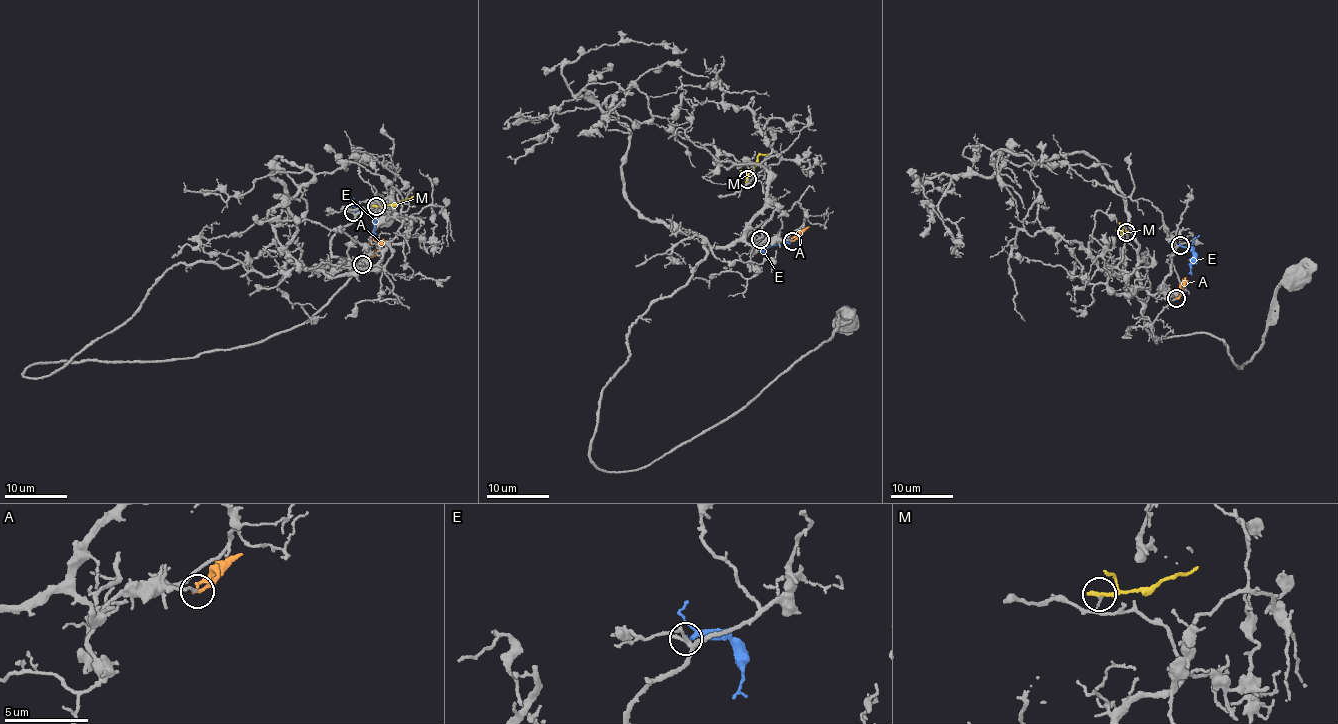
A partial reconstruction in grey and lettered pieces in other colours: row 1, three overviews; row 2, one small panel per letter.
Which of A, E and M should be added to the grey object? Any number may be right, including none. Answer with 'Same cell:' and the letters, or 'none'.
Same cell: A

